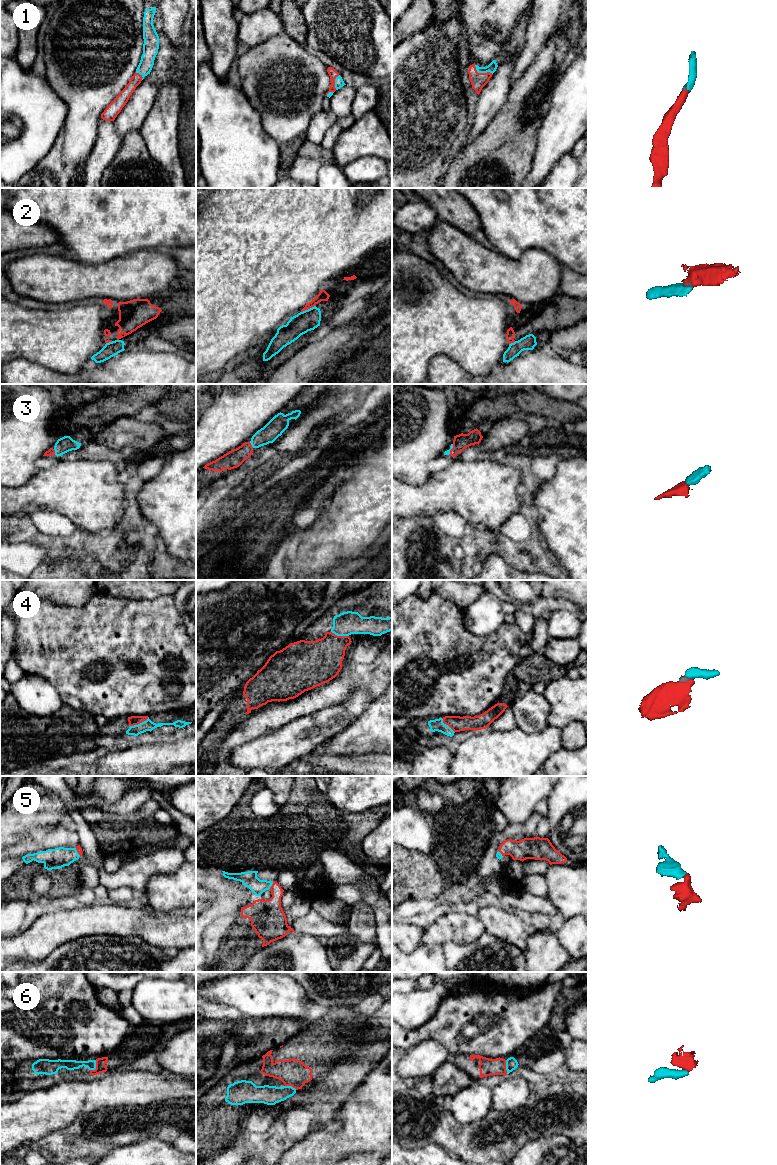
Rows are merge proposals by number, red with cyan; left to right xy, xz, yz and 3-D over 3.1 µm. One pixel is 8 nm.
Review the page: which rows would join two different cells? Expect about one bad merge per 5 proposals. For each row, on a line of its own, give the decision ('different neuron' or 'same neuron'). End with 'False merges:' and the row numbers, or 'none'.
1: same neuron
2: different neuron
3: same neuron
4: same neuron
5: same neuron
6: same neuron
False merges: 2

